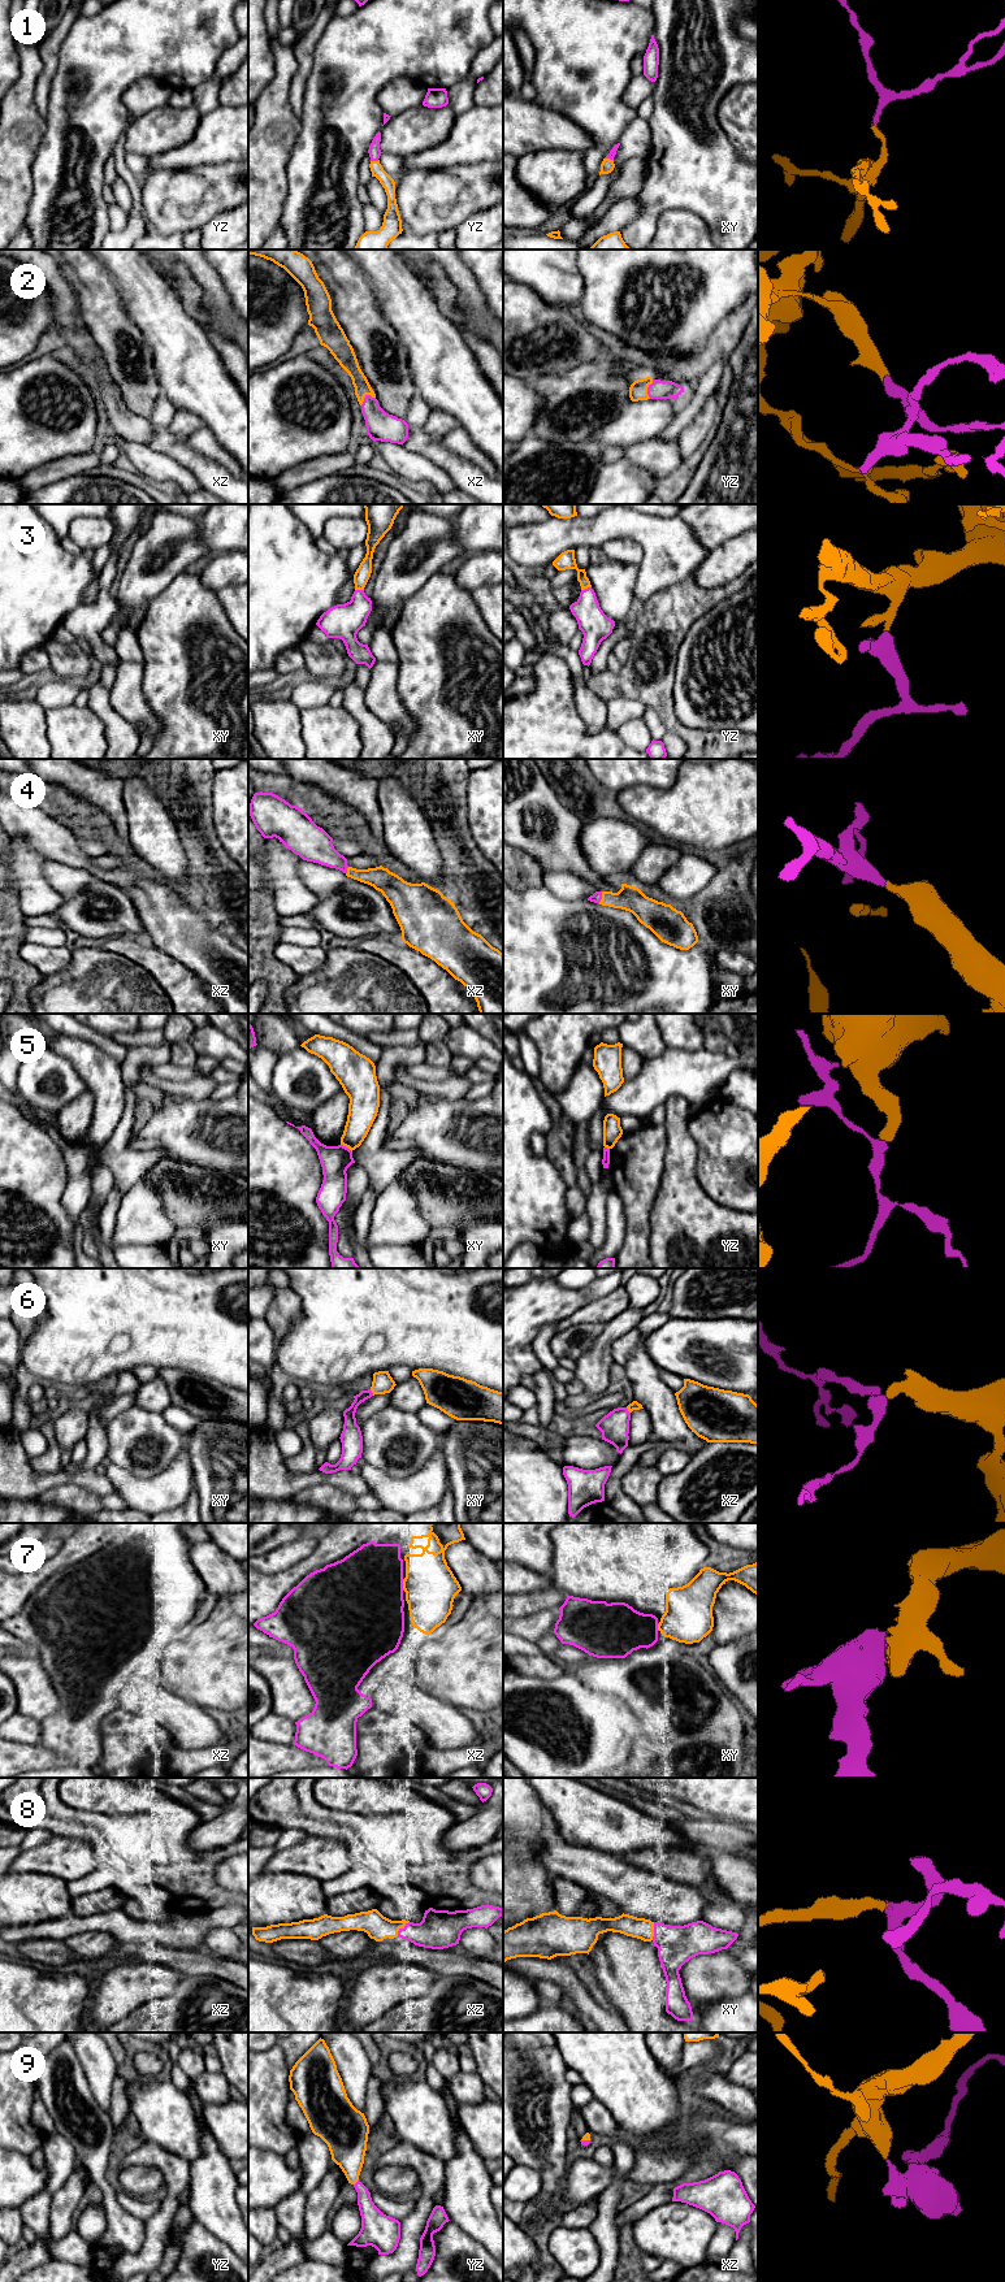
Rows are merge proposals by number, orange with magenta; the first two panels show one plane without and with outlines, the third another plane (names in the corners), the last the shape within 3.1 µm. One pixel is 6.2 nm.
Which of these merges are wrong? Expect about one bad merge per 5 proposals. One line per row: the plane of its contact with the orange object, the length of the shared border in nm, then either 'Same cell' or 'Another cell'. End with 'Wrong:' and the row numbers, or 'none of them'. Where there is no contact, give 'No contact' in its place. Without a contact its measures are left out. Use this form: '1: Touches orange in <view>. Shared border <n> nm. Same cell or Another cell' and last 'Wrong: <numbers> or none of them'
1: Touches orange in xy. Shared border 60 nm. Same cell
2: Touches orange in yz. Shared border 120 nm. Same cell
3: Touches orange in yz. Shared border 70 nm. Same cell
4: Touches orange in xy. Shared border 80 nm. Same cell
5: Touches orange in xy. Shared border 90 nm. Another cell
6: Touches orange in xy. Shared border 50 nm. Same cell
7: Touches orange in xz. Shared border 70 nm. Same cell
8: Touches orange in xz. Shared border 120 nm. Same cell
9: Touches orange in yz. Shared border 50 nm. Same cell
Wrong: 5

